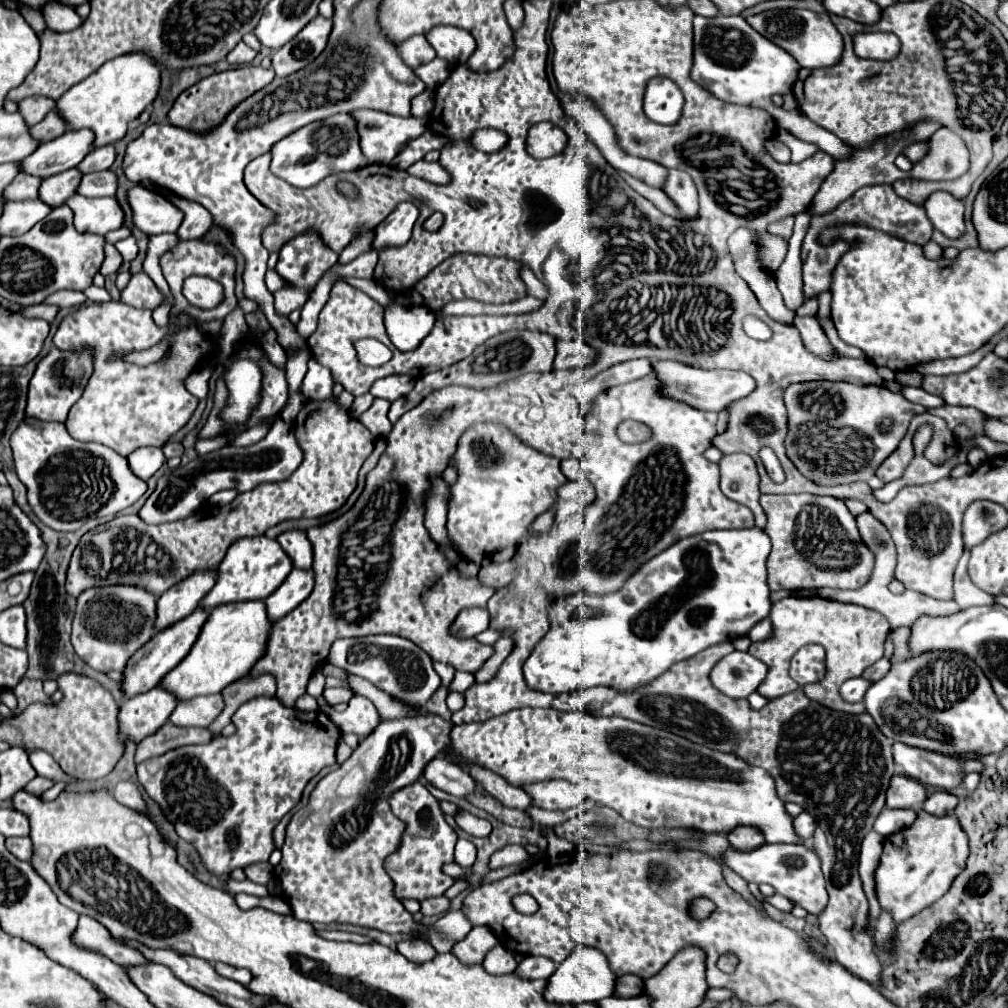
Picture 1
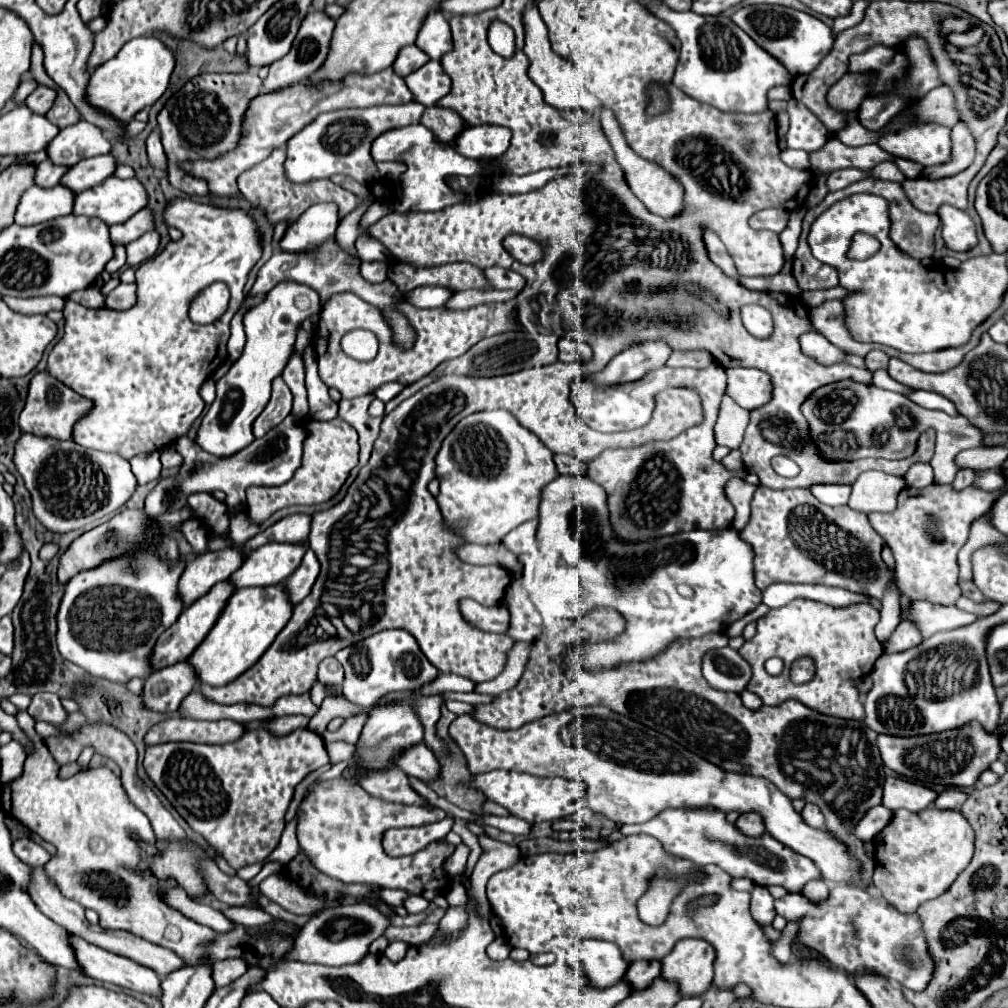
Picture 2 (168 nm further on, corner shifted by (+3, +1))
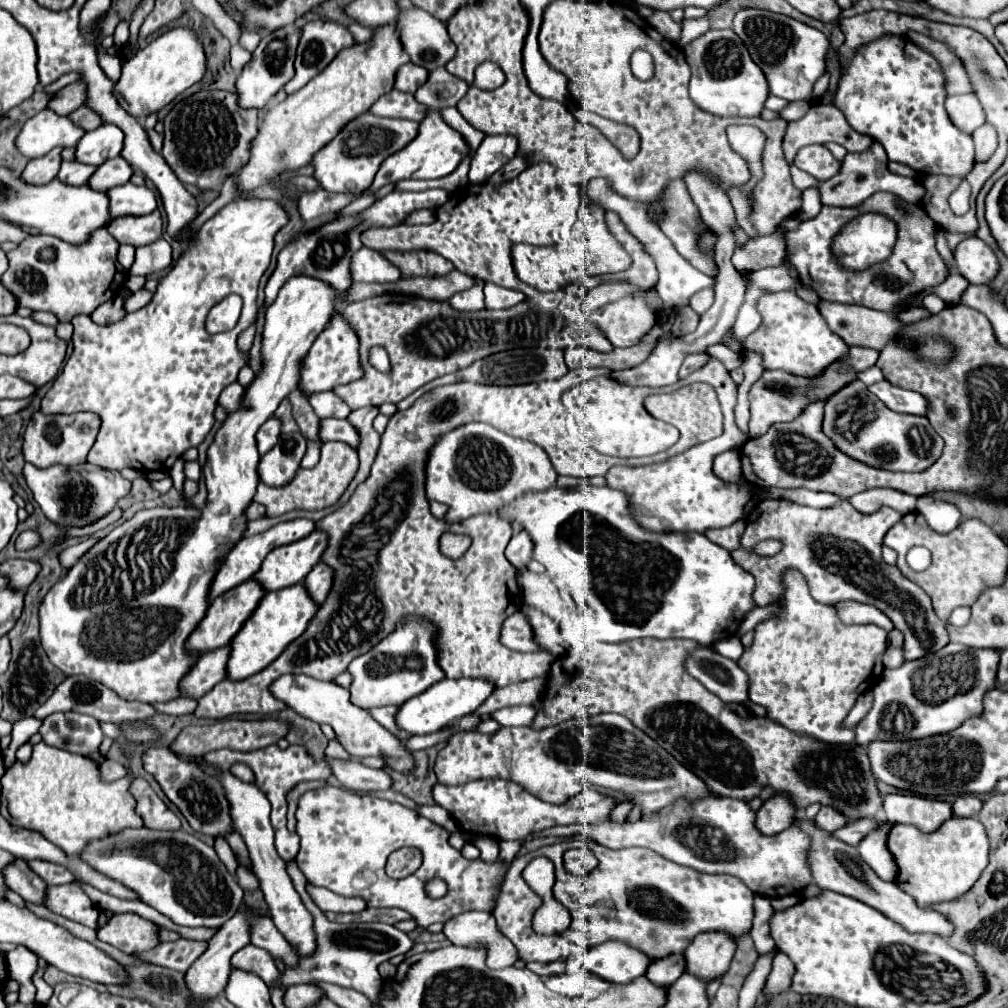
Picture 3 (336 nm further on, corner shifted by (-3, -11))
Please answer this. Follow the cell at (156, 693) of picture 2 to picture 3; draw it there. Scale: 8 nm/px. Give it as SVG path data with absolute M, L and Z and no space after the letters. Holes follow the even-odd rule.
M229 646L199 656L197 662L191 666L191 670L179 682L179 694L195 700L205 696L217 682L225 678L227 656L229 656Z

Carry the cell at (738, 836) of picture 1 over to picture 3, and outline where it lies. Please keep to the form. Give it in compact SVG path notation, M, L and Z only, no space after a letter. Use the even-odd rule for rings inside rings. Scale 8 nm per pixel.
M779 794L779 796L763 802L763 806L757 810L755 826L763 836L771 836L771 834L783 832L797 818L795 808L793 808L791 800L787 800L787 798L789 796Z

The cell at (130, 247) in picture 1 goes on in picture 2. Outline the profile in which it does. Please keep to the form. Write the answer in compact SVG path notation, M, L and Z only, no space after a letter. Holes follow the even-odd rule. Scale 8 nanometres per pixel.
M145 232L141 238L127 244L127 266L141 266L149 258L153 258L159 250L159 234Z

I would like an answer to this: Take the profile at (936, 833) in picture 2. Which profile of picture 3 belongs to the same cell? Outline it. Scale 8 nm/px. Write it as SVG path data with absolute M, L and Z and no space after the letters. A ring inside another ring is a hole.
M949 818L935 832L919 832L915 826L895 824L889 832L887 848L899 868L895 884L909 896L915 896L919 908L931 908L939 902L955 900L965 894L987 866L989 840L977 818Z

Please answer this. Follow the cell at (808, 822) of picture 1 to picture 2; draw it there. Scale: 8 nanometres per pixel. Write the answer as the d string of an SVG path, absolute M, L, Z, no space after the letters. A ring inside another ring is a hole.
M805 804L801 816L803 816L803 820L805 820L809 826L813 826L813 828L823 828L823 824L825 824L823 812L821 812L815 804Z

